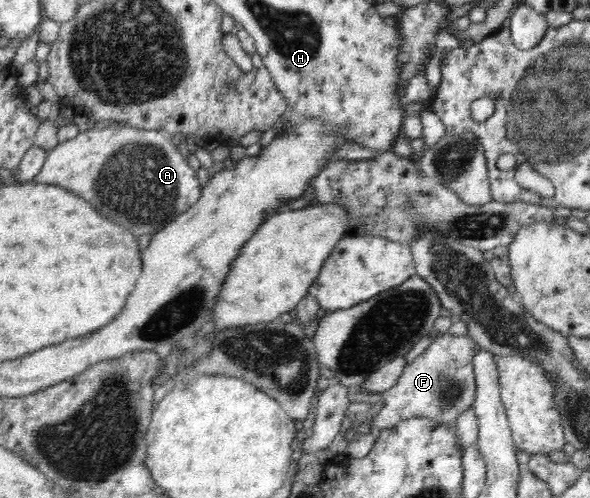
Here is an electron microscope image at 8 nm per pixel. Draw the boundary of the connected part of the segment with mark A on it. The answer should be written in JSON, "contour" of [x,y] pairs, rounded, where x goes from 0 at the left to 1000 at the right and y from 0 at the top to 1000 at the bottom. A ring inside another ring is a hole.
{"contour":[[[188,251],[175,259],[154,259],[129,275],[102,285],[86,299],[56,363],[83,373],[102,373],[125,386],[149,408],[163,408],[163,424],[193,448],[203,448],[234,480],[241,472],[261,472],[285,454],[298,436],[314,428],[341,396],[332,343],[302,305],[292,271],[278,259],[234,259],[214,251]]]}

